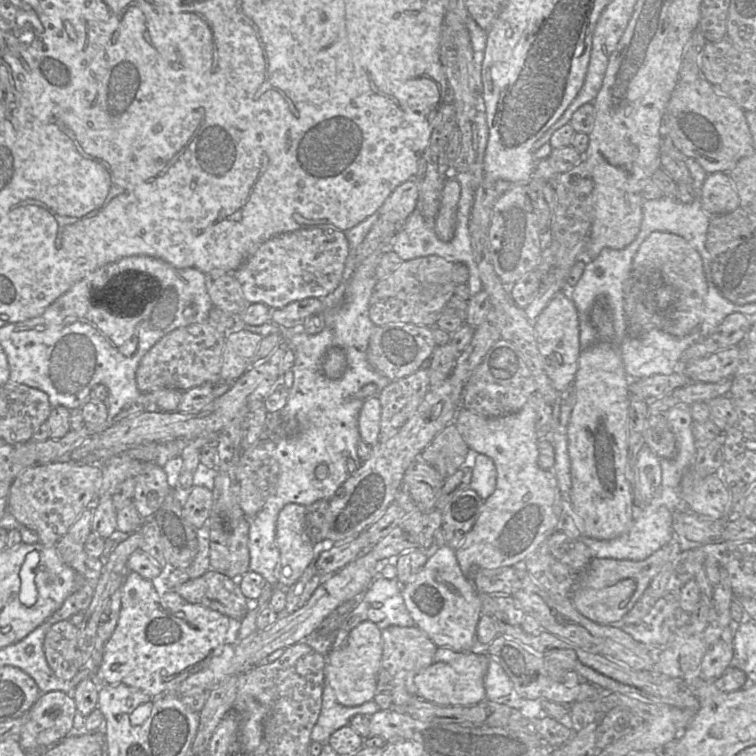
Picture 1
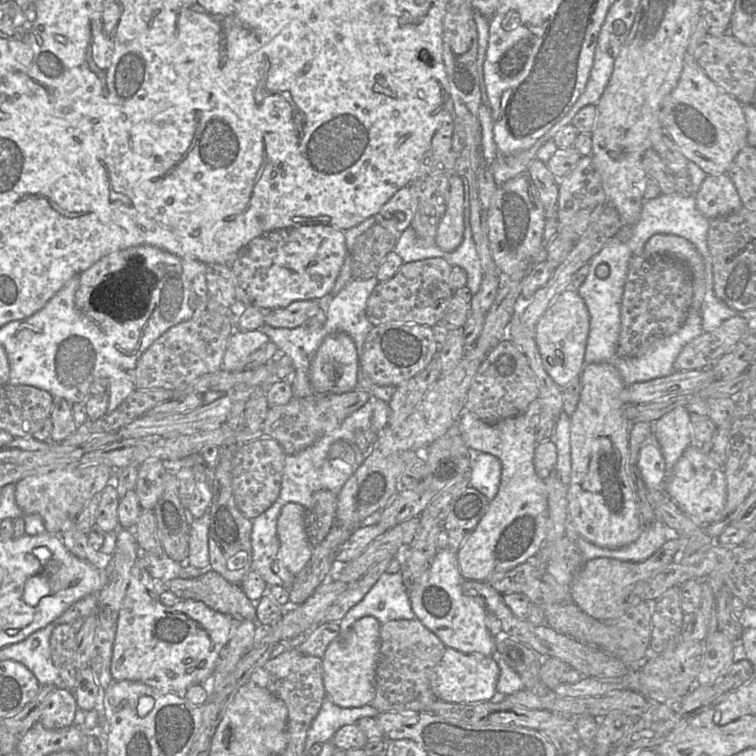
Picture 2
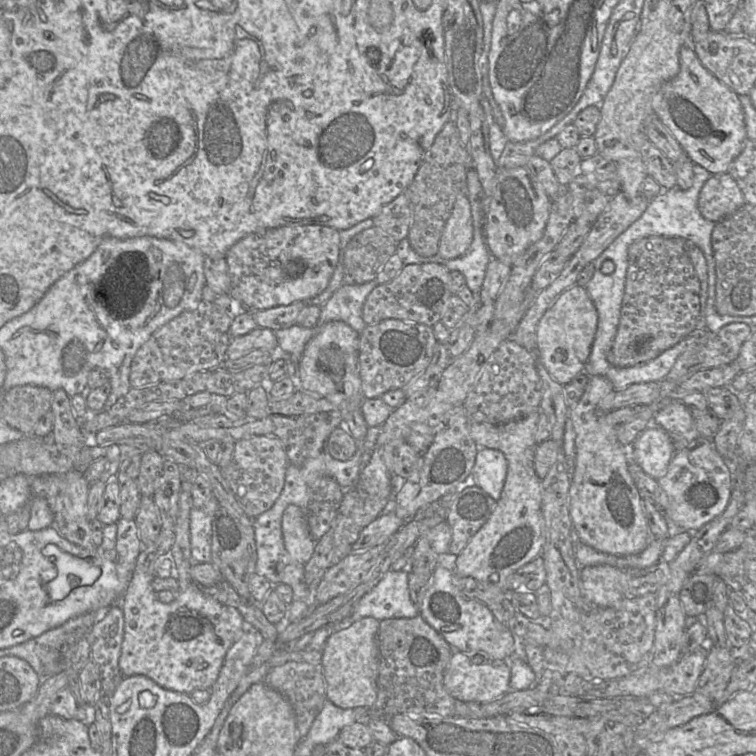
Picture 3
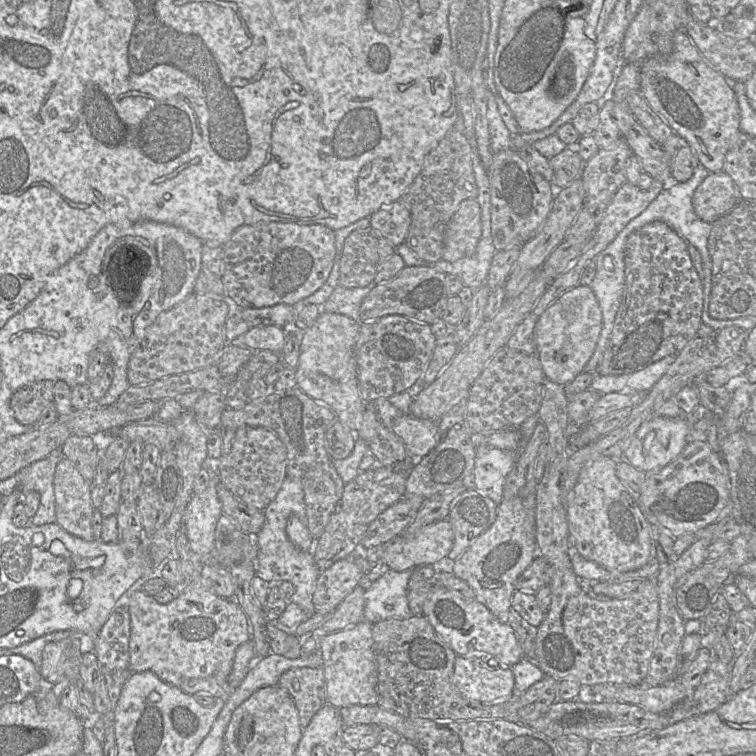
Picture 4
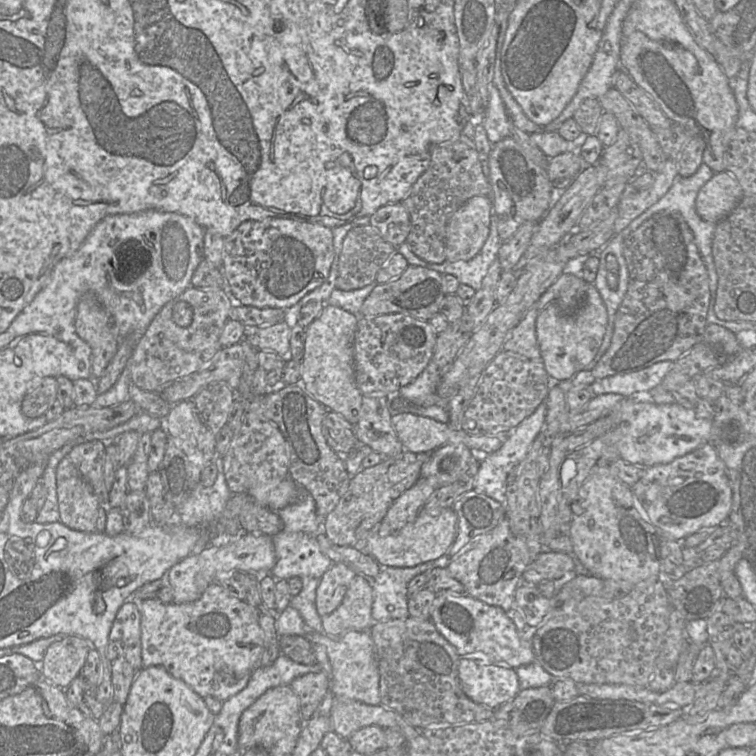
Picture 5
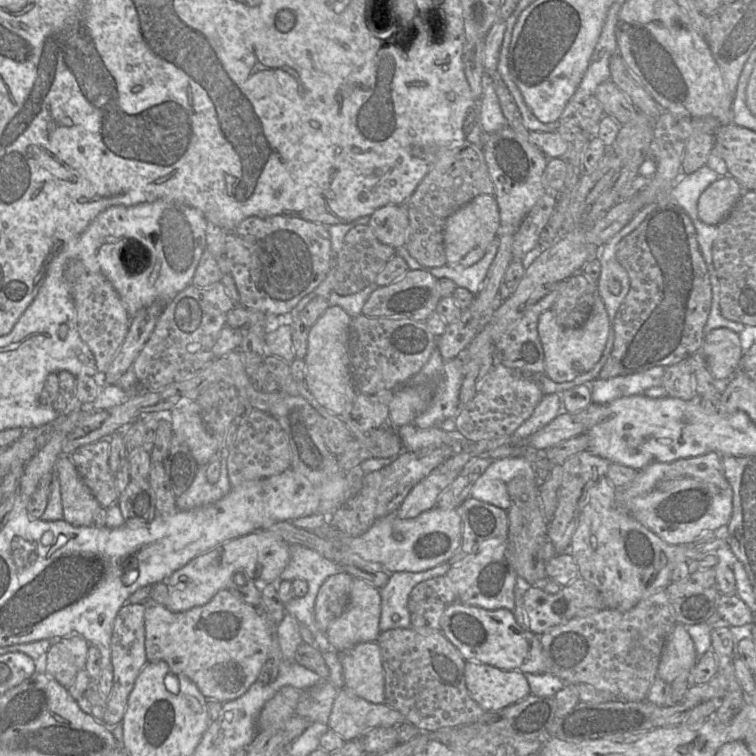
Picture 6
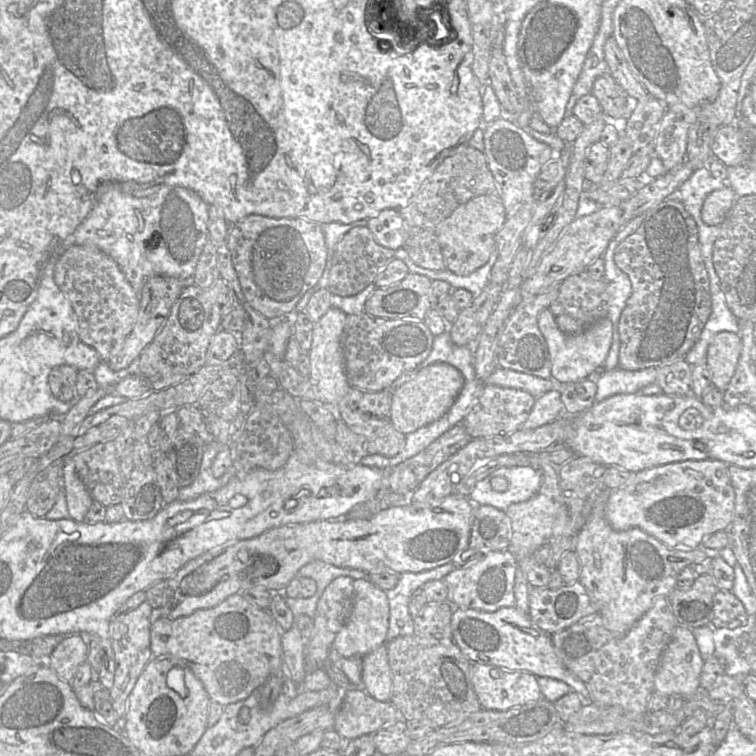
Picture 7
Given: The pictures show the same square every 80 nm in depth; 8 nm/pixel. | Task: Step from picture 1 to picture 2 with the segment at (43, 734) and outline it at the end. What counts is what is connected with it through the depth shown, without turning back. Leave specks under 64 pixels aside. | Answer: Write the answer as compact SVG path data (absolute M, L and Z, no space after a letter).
M56 688L44 702L44 709L37 723L46 729L59 729L74 724L77 710L73 692Z

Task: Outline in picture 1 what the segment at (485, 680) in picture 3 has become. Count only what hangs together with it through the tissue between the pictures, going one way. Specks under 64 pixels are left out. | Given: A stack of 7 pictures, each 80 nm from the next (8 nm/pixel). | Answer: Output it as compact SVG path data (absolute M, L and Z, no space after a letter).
M437 647L432 664L419 671L413 682L415 696L441 706L474 705L486 699L484 676L489 656L472 650L456 652L450 648Z

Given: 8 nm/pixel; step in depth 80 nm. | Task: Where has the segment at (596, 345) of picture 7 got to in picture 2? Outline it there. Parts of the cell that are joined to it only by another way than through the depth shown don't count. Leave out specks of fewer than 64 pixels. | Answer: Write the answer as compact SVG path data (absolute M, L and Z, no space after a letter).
M569 289L557 296L535 326L535 341L543 367L561 389L582 372L589 327L589 312L584 300L576 290Z

